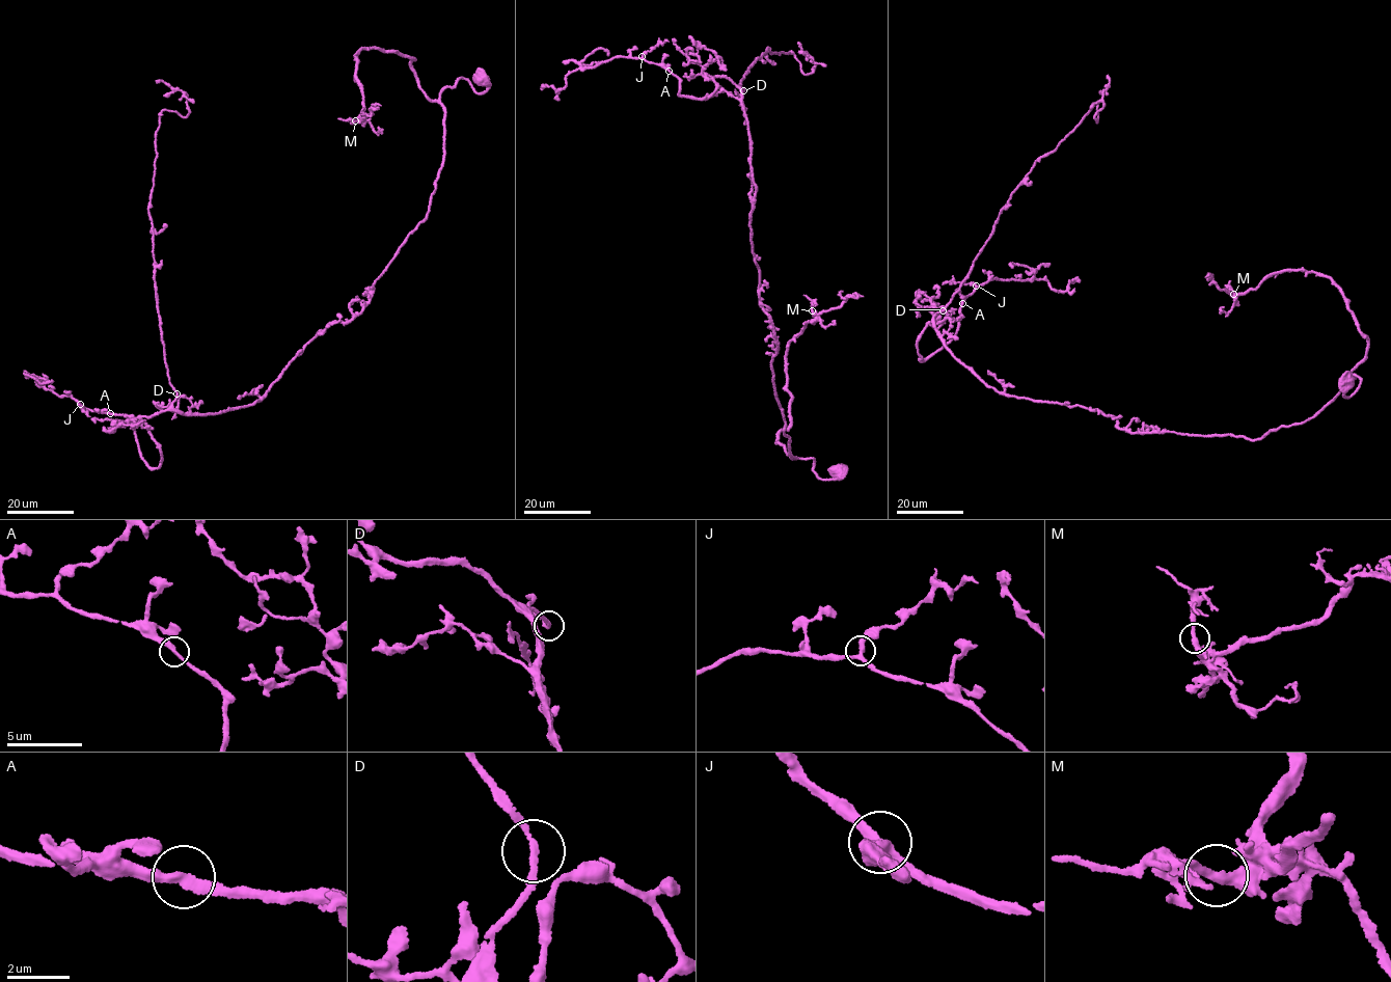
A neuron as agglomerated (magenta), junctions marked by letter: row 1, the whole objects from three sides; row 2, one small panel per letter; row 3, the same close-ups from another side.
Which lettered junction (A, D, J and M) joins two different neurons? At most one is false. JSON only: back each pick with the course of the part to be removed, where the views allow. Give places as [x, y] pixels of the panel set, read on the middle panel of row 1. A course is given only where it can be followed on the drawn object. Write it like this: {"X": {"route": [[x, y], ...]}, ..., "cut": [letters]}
{"cut": []}

